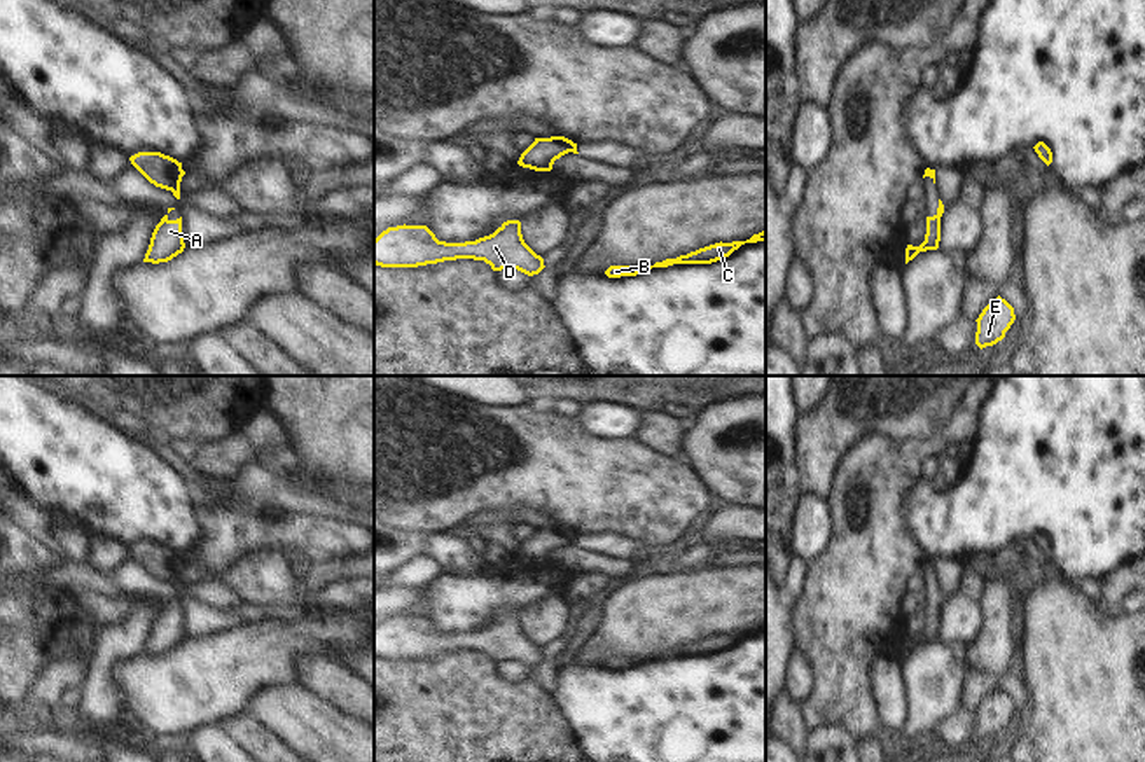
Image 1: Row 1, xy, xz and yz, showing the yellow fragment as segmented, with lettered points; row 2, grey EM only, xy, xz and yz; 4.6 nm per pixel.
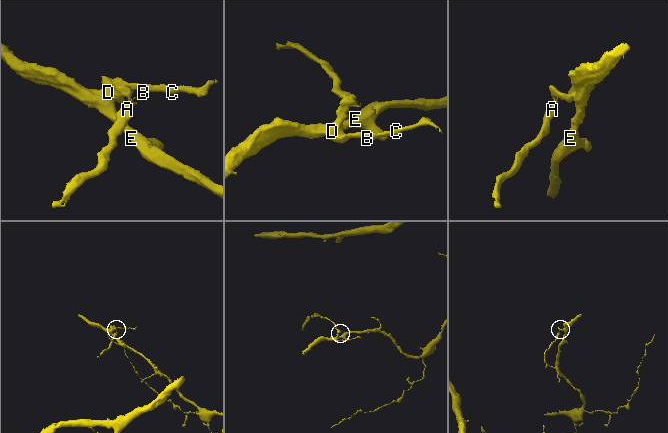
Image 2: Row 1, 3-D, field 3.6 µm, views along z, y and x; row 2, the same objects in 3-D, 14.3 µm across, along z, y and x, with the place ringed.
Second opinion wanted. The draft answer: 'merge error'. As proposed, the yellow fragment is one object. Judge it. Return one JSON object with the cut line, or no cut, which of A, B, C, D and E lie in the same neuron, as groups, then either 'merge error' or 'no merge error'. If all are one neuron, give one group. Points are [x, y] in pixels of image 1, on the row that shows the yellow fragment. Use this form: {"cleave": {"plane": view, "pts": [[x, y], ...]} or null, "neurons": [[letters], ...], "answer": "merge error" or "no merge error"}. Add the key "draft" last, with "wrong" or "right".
{"cleave": {"plane": "xy", "pts": [[182, 170], [172, 191]]}, "neurons": [["A"], ["B", "C", "D", "E"]], "answer": "merge error", "draft": "right"}

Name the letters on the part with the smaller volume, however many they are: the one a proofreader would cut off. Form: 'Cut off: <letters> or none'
Cut off: A

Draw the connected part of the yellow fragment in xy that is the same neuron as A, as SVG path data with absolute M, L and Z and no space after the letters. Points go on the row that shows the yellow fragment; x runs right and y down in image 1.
M166 213L152 232L143 262L168 262L182 253L184 248L185 243L182 234L182 217L177 220L170 220Z

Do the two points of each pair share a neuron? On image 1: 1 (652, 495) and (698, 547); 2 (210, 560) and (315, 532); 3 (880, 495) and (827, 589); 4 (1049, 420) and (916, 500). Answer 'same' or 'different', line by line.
1: different
2: same
3: same
4: same

